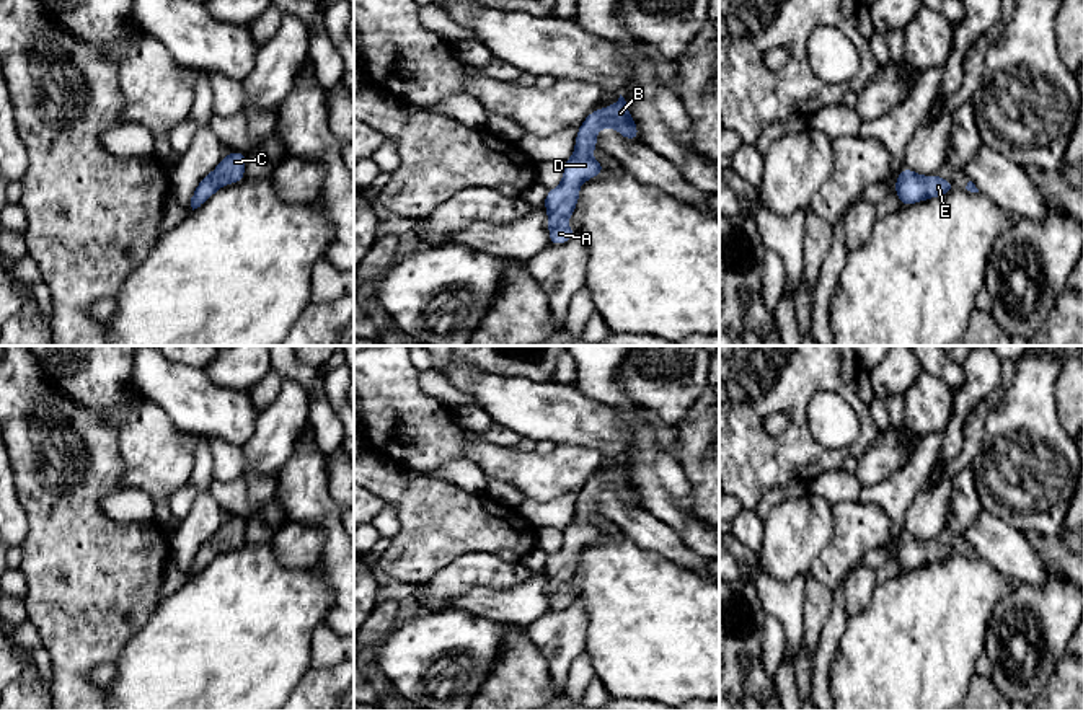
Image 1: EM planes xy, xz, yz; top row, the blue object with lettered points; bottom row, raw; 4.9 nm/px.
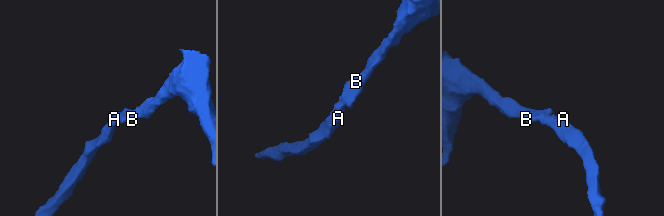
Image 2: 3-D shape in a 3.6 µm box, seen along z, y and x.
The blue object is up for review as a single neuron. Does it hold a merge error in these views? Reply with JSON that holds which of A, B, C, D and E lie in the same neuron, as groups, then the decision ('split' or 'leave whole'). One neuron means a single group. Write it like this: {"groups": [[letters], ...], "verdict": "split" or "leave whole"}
{"groups": [["A", "B", "C", "D", "E"]], "verdict": "leave whole"}

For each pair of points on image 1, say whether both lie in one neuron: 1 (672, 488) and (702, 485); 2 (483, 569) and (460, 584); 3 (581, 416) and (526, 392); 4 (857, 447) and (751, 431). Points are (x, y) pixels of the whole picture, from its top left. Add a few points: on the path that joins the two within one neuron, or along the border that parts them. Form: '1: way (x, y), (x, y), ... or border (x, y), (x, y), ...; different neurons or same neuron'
1: border (676, 450), (689, 483), (692, 509), (702, 521); different neurons
2: way (478, 569), (465, 579); same neuron
3: way (568, 416), (558, 411), (545, 411), (539, 405); same neuron
4: way (831, 457), (777, 457); same neuron

